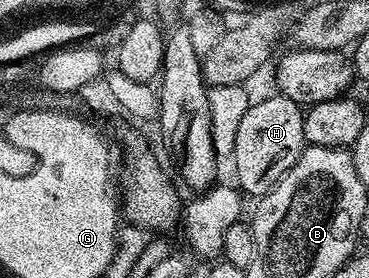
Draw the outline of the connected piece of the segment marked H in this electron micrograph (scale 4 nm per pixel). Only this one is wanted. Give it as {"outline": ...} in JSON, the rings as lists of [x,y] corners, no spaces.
{"outline":[[[271,93],[267,99],[251,102],[248,113],[240,120],[240,129],[236,129],[236,149],[232,166],[237,186],[247,196],[261,197],[269,193],[274,186],[300,161],[302,150],[307,146],[304,137],[304,111],[299,103],[277,93]]]}

